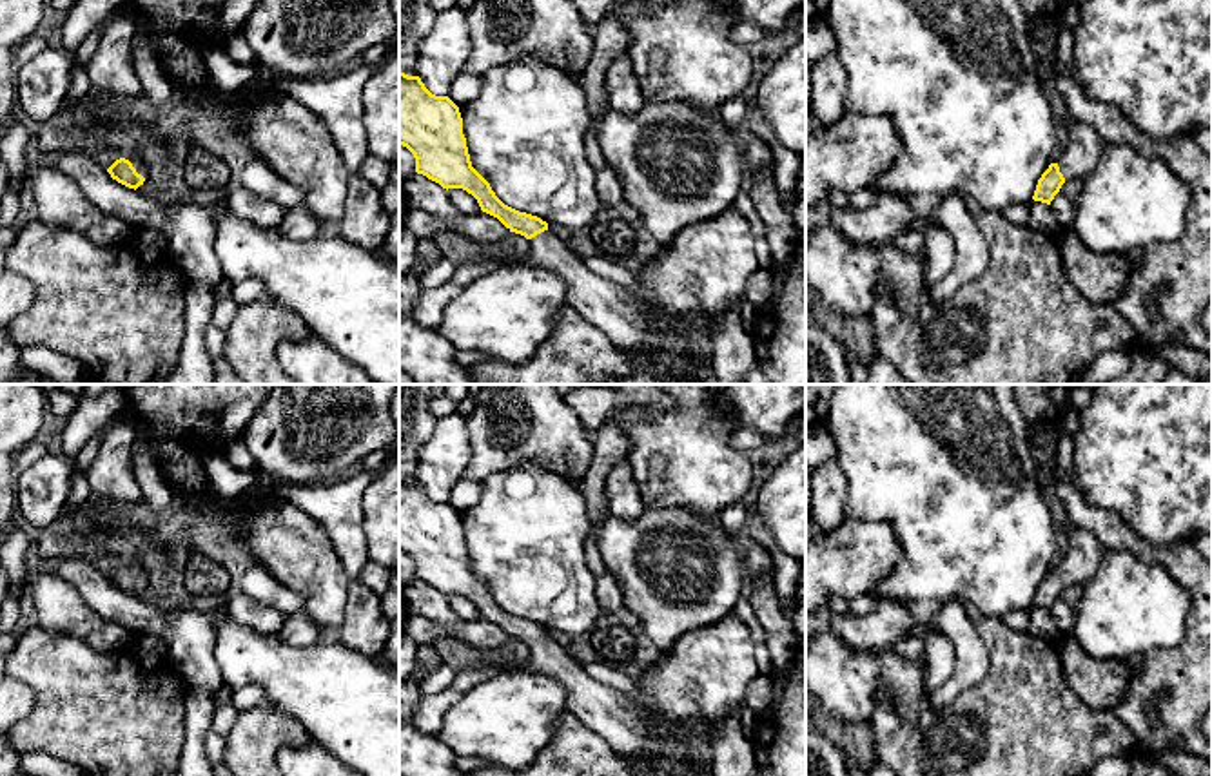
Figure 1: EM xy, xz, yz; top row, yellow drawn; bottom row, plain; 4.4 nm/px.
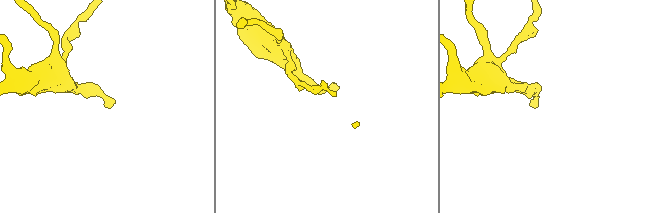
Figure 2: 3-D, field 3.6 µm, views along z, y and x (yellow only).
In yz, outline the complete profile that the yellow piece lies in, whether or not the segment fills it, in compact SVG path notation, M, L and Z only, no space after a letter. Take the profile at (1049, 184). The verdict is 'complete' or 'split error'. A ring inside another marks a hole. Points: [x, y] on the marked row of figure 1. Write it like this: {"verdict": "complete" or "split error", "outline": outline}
{"verdict": "split error", "outline": "M1085 121L1069 123L1069 143L1056 163L1038 179L1032 199L1051 205L1067 179L1085 179L1094 172L1105 150L1096 129Z"}

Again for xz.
{"verdict": "split error", "outline": "M399 71L399 145L406 147L415 158L415 172L439 183L443 189L463 189L472 194L481 210L497 218L510 232L528 239L530 248L513 261L479 261L455 268L454 276L437 288L426 288L417 297L412 317L430 330L437 330L443 323L445 306L455 299L466 286L481 276L499 268L504 263L539 267L555 272L568 288L568 303L591 325L602 330L611 343L626 355L642 363L650 363L657 372L689 381L682 361L689 350L684 339L664 323L648 305L642 305L630 290L613 281L595 276L579 256L573 243L559 239L548 230L548 223L537 216L519 212L504 205L490 183L472 167L466 138L463 134L463 118L459 107L448 96L432 94L419 76L408 76Z"}

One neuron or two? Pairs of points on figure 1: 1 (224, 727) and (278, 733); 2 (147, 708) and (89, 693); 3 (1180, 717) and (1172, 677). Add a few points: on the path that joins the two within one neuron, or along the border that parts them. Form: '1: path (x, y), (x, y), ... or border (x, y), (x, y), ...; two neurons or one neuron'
1: border (240, 711), (225, 738); two neurons
2: path (133, 708), (104, 708); one neuron
3: path (1180, 708), (1180, 686); one neuron

